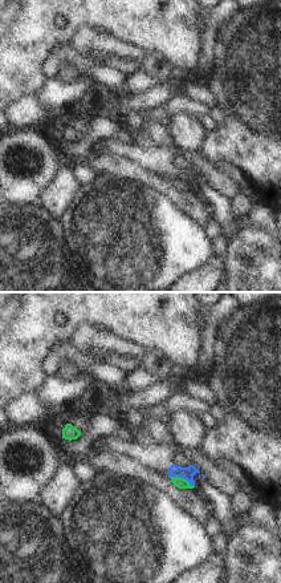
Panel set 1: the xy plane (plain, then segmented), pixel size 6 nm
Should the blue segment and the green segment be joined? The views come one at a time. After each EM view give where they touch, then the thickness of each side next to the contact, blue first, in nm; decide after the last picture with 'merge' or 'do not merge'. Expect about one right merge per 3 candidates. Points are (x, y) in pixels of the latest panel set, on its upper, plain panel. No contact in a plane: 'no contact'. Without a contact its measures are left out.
contact (182, 179); calibres 80 and 70 nm

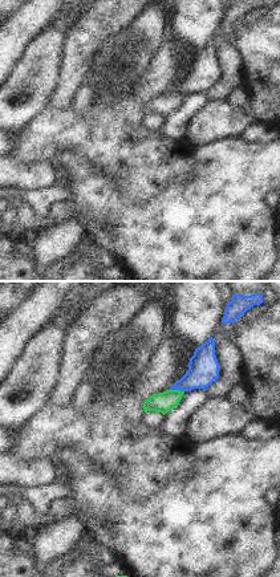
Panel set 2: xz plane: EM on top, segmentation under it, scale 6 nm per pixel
contact (177, 92); calibres 190 and 130 nm

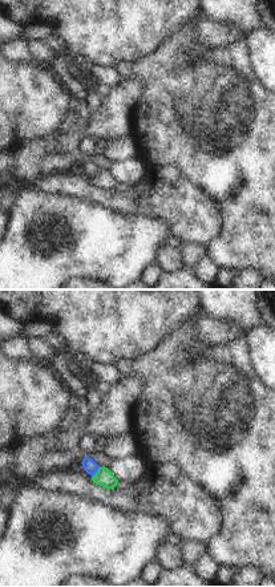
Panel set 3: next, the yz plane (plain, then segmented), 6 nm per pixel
contact (96, 174); calibres 80 and 110 nm

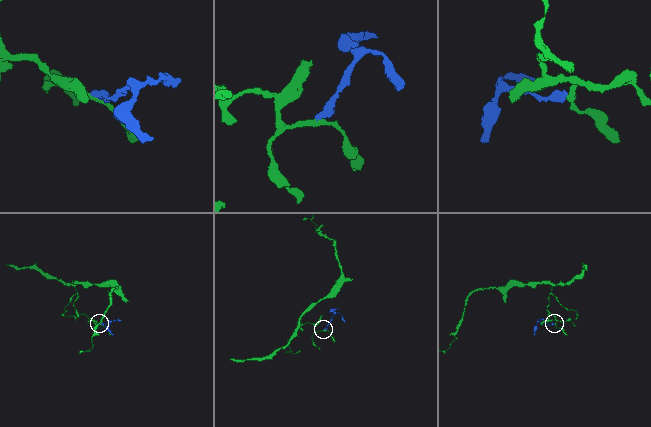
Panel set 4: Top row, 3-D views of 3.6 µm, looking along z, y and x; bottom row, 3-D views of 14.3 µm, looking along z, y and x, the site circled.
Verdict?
do not merge

